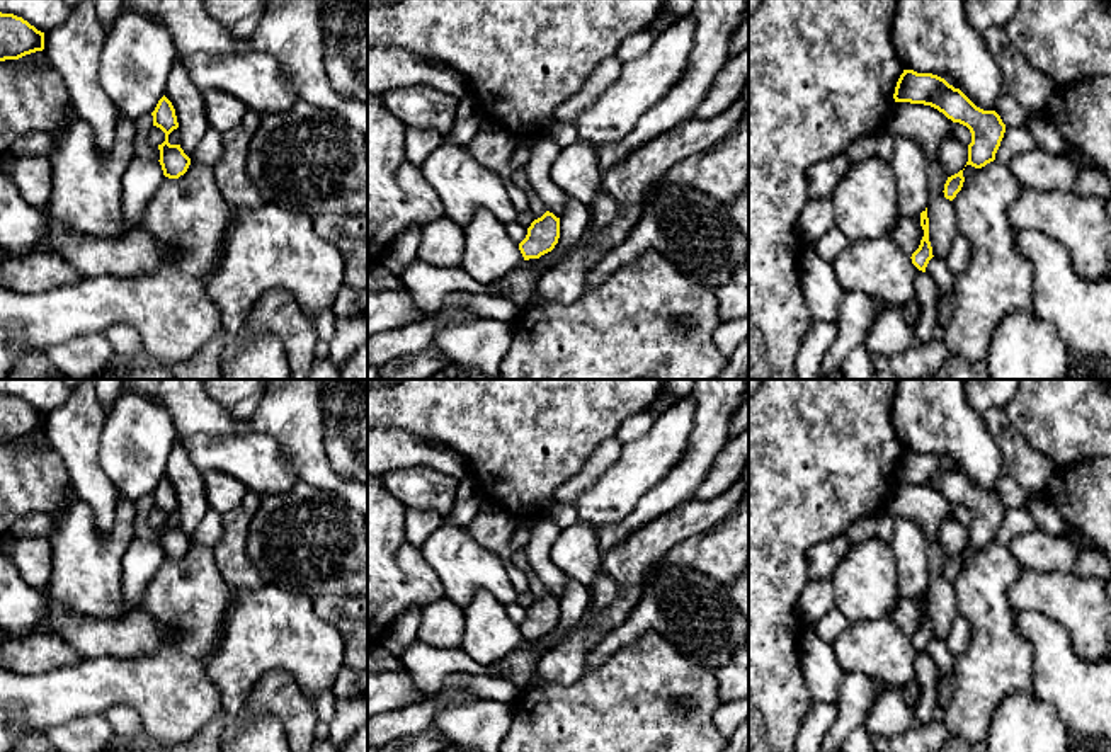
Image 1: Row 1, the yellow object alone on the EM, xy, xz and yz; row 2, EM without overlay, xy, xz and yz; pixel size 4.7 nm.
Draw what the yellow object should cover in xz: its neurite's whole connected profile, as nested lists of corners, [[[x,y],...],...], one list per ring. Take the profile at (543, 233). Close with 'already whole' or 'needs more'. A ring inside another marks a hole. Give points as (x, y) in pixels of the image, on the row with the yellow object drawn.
[[[546,211],[541,218],[531,223],[526,238],[519,243],[519,250],[524,260],[539,259],[555,248],[558,238],[560,218]]] | already whole

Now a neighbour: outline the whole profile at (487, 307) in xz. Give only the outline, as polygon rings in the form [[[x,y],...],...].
[[[454,291],[446,296],[444,306],[454,305],[463,305],[480,318],[495,318],[509,323],[519,315],[519,306],[516,303],[490,294]]]

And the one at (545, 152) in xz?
[[[539,136],[531,146],[531,158],[524,168],[533,187],[533,197],[539,199],[546,211],[553,213],[556,218],[561,216],[567,201],[567,194],[551,177],[551,168],[560,151],[561,148],[553,140]]]

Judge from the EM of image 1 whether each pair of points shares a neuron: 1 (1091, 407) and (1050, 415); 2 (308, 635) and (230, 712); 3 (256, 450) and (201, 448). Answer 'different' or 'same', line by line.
1: same
2: same
3: same

